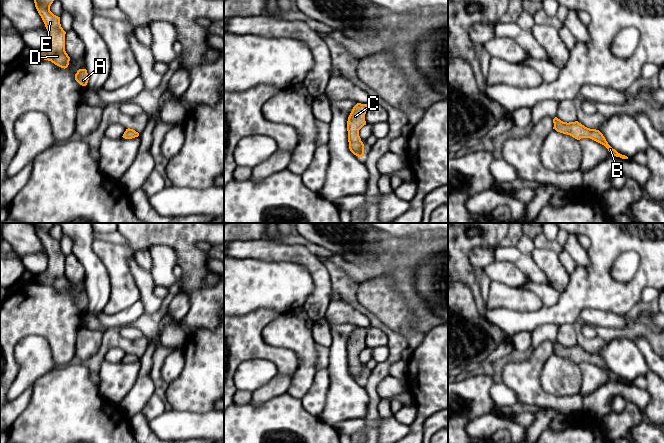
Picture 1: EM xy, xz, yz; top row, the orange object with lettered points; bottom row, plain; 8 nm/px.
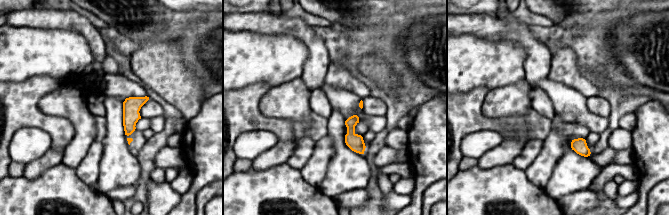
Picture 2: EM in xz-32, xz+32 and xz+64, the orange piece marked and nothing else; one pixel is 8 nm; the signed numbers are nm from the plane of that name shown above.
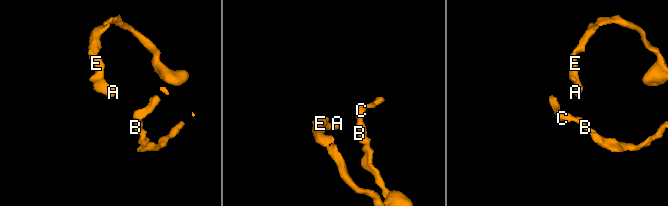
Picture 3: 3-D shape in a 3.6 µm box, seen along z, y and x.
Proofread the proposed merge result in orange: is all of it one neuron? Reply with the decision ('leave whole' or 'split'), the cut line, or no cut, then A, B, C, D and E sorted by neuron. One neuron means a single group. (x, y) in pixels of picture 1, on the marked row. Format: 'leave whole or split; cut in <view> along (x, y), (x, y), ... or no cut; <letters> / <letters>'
leave whole; no cut; A B C D E

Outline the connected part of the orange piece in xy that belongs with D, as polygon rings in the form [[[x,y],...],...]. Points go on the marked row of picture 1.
[[[34,0],[35,7],[48,31],[47,45],[37,53],[41,59],[51,61],[61,68],[67,68],[70,57],[65,51],[65,34],[60,24],[60,17],[50,11],[54,0]]]

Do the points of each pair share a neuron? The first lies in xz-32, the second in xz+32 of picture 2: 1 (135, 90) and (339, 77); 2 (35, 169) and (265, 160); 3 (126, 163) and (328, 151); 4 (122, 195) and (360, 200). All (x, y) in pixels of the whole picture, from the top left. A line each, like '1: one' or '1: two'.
1: one
2: one
3: two
4: one

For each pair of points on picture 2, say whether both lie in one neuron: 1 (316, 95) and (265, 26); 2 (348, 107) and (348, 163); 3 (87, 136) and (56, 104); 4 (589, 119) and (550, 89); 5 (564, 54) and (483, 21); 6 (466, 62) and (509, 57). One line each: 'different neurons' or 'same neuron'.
1: different neurons
2: different neurons
3: same neuron
4: same neuron
5: different neurons
6: same neuron

